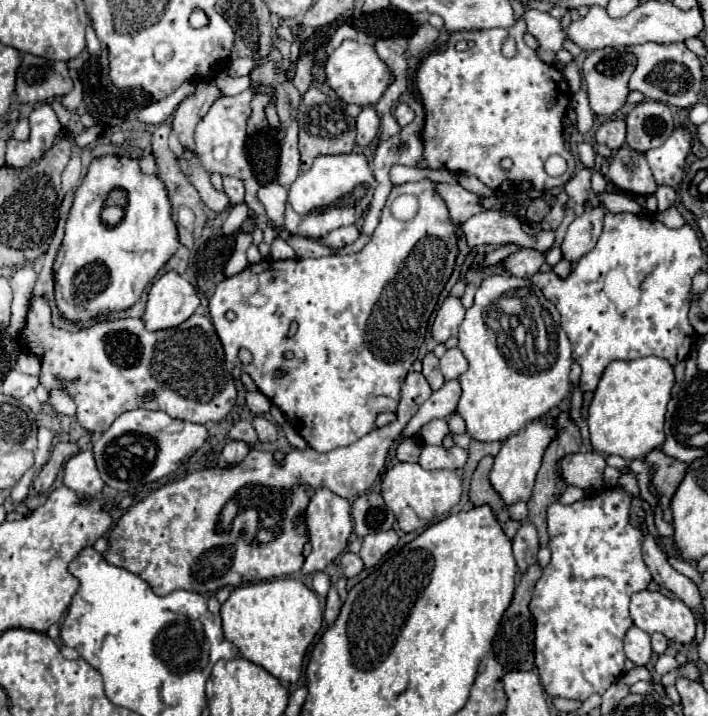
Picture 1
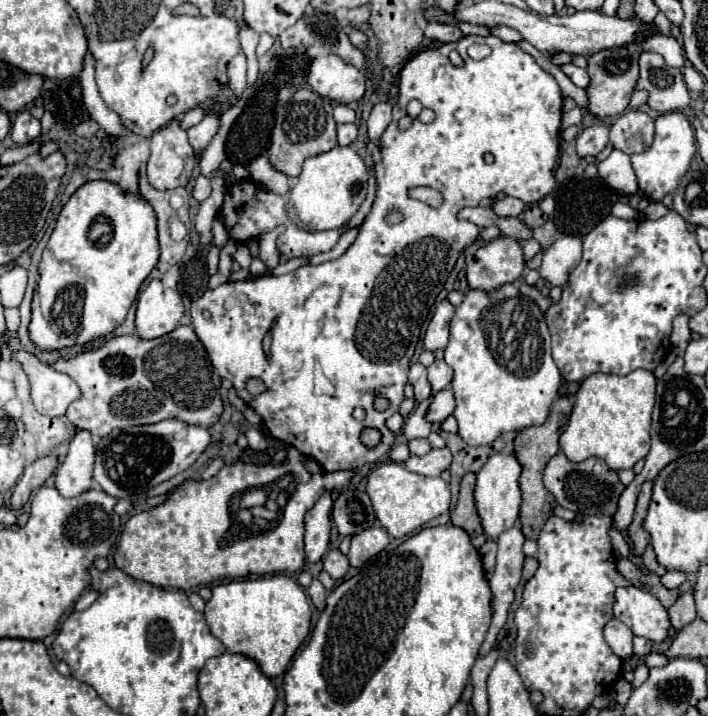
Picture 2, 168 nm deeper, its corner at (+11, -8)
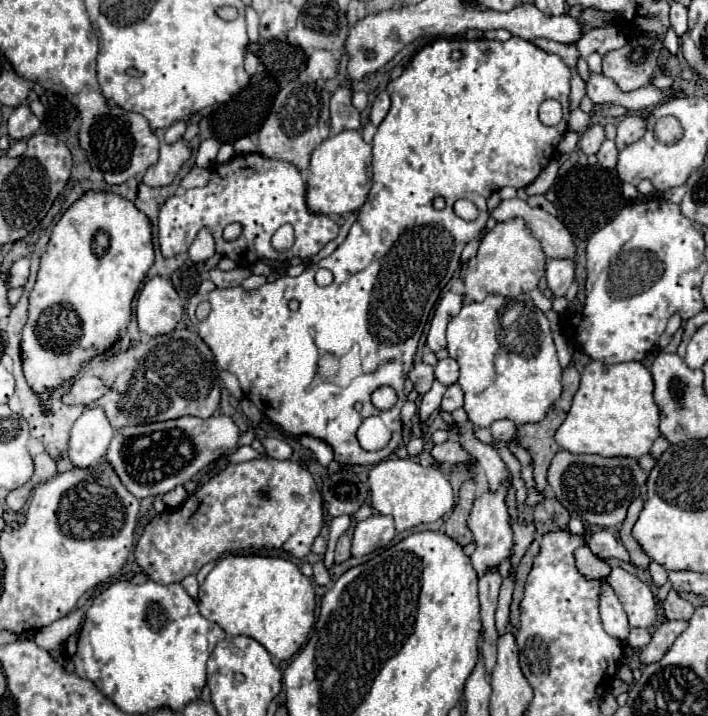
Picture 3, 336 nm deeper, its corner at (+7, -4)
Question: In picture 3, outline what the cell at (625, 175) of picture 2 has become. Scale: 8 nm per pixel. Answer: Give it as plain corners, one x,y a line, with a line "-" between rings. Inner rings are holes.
605,140
603,146
597,152
597,160
599,160
599,164
603,168
615,168
617,156
619,156
619,150
615,148
615,142
613,140

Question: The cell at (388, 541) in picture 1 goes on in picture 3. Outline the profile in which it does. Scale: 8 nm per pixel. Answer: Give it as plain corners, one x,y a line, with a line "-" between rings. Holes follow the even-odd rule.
369,516
355,524
351,554
354,557
363,557
387,546
395,536
395,526
391,516

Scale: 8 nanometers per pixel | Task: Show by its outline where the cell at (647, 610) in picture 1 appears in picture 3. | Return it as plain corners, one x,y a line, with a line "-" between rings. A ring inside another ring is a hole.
611,568
607,580
621,600
631,626
649,628
655,624
657,600
645,582
641,582
635,574
629,574
623,568

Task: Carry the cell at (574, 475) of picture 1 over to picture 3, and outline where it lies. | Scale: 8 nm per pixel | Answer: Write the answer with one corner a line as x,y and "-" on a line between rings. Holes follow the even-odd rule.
567,450
555,454
547,472
551,492
567,508
569,516
607,528
615,528
615,524
625,520
627,508
635,498
639,498
645,480
647,472
639,466
637,458
605,458
595,454
571,454

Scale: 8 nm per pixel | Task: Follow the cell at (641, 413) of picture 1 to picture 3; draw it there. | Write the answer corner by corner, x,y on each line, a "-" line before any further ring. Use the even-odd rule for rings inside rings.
591,362
583,370
567,418
553,438
563,450
573,454
639,458
651,450
659,434
659,408
653,400
651,372
641,362
613,366

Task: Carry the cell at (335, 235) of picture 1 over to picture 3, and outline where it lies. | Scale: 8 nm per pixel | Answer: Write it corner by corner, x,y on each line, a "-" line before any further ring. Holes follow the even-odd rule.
237,154
229,162
215,162
209,168
209,182
205,186
175,194
161,208
157,222
161,254
169,258
187,252
199,230
205,228
215,238
215,250
245,268
257,260
287,262
295,256
311,258
327,242
335,240
339,226
329,216
311,212
305,204
305,192
307,184
301,172
285,160
273,160
261,154
-
231,222
239,222
243,226
243,234
233,242
225,242
221,234
-
283,224
293,226
295,242
291,250
277,252
271,246
271,236

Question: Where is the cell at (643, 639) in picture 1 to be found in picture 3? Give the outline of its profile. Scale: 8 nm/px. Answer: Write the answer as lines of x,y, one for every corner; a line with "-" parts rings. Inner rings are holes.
601,580
601,600
599,600
599,614
603,622
603,630
609,636
615,636
619,640
625,640
629,636
629,622
627,614
615,596
613,588
607,580

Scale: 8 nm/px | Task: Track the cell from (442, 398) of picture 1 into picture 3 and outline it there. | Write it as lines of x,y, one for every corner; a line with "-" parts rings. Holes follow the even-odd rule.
459,384
449,386
447,392
445,392
445,396
443,396
441,410
445,410
445,412
453,412
453,410
461,408
461,406
463,406
463,396
465,396
465,394
463,394
463,390
461,390

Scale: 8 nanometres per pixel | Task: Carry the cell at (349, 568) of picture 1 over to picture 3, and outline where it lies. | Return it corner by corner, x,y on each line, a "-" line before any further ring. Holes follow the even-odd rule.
343,534
343,536
337,540
335,562
341,564
341,562
345,562
349,556
351,556
351,538
349,538
349,534

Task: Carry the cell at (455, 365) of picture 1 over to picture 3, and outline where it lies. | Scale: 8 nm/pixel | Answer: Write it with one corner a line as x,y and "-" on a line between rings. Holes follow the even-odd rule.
445,358
445,360
439,360
437,366
435,366
435,378
445,384
445,386
451,386
457,382
459,378
459,364
453,360
453,358

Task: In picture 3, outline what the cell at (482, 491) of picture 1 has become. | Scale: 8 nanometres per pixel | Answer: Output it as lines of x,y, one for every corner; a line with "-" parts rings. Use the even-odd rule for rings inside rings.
465,480
461,484
461,490
459,490
457,506
453,508
449,520
445,522
445,534
449,538
453,538
461,546
465,546
465,544
469,544
473,540
473,536
471,536
471,532
467,528
467,516
471,512
473,500
475,500
475,482

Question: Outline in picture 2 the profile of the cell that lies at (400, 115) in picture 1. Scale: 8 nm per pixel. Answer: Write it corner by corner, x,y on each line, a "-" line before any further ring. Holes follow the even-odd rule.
381,102
381,104
375,104
373,110
371,110
371,116
367,120
367,126
369,126
369,138
373,142
377,142
381,138
381,134
385,132
385,128
389,126
389,120
391,120
391,104
389,102

